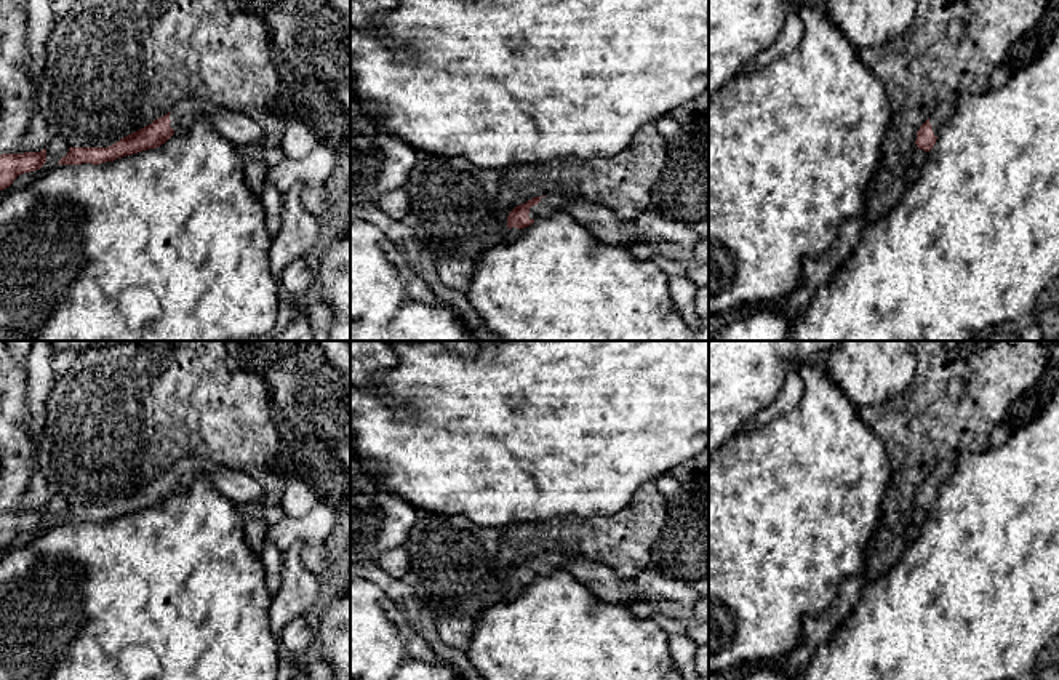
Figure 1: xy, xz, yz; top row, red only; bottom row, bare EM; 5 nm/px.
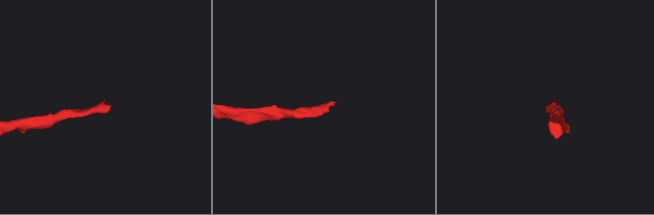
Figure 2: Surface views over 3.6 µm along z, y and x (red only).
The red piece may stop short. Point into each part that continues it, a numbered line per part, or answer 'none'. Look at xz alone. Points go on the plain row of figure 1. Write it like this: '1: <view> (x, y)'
1: xz (600, 580)

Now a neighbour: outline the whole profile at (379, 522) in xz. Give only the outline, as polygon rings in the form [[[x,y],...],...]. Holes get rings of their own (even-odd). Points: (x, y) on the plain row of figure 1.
[[[350,437],[350,562],[378,560],[405,546],[419,515],[362,470]]]

